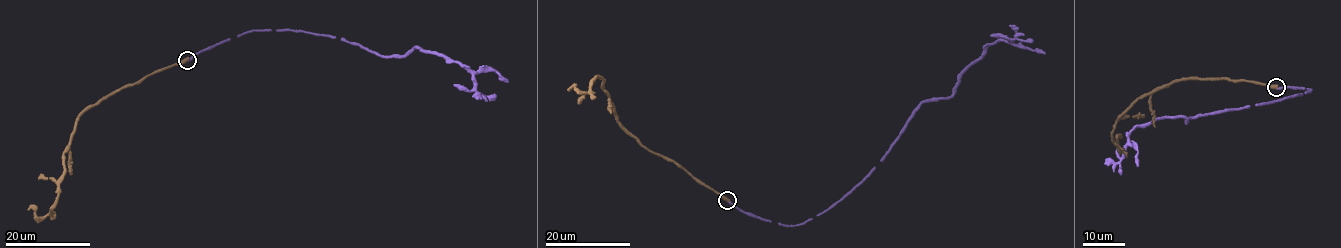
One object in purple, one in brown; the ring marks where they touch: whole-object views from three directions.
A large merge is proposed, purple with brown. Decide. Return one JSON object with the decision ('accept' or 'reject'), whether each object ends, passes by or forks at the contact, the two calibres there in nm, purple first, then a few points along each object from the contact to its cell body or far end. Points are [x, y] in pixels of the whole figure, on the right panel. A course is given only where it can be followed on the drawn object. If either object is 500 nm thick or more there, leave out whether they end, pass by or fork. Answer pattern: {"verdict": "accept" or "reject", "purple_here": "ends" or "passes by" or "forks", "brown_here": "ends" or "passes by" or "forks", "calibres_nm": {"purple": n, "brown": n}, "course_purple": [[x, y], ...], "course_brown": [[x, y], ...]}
{"verdict": "reject", "calibres_nm": {"purple": 220, "brown": 550}, "course_purple": [[1275, 88], [1311, 89], [1187, 123], [1184, 117], [1169, 117], [1136, 126], [1129, 140], [1138, 152], [1138, 166]], "course_brown": [[1275, 87], [1242, 79], [1190, 77], [1157, 87], [1117, 120], [1112, 141], [1120, 150], [1121, 138]]}

